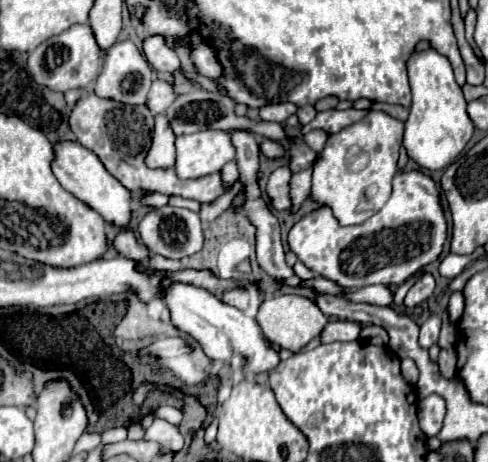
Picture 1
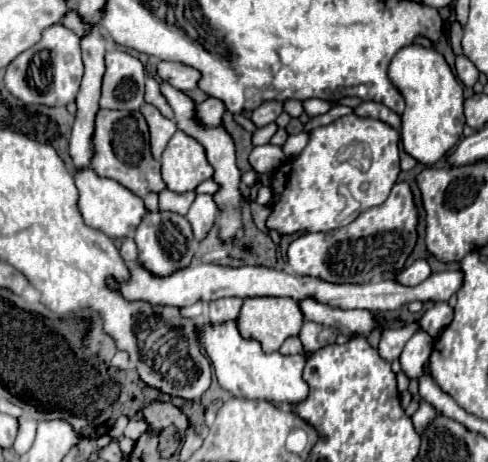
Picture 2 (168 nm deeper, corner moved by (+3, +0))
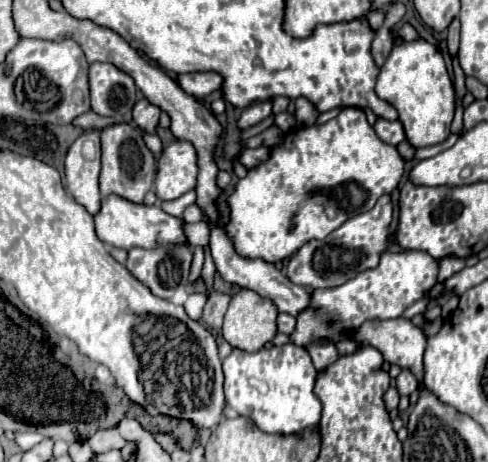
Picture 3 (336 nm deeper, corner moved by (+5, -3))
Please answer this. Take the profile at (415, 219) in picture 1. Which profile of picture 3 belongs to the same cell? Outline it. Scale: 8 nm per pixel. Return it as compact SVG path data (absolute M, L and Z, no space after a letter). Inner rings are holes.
M383 195L371 211L347 219L339 229L321 241L307 241L297 253L291 255L287 265L287 277L295 285L303 285L311 291L339 287L345 281L359 275L359 271L375 269L383 253L389 251L389 225L393 221L393 201L391 195Z

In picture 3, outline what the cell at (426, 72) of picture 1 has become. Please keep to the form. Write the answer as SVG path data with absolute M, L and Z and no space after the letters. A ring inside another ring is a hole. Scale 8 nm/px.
M423 39L411 43L403 41L401 45L395 45L385 65L381 67L375 91L381 99L391 103L399 111L399 121L405 127L405 137L411 147L431 147L443 143L451 135L455 89L447 71L447 63L435 45Z

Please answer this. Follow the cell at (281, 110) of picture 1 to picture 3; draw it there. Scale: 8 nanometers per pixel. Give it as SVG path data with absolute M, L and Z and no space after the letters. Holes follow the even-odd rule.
M271 101L255 103L255 105L251 105L251 107L247 107L247 109L243 111L243 115L241 115L241 119L237 121L237 125L239 125L241 129L247 129L247 127L263 121L263 119L269 117L271 113L273 113L273 111L271 111Z

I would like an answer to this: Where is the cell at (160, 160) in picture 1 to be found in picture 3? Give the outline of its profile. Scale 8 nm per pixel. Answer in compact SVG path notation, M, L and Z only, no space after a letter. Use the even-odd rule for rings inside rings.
M147 99L137 101L133 107L133 121L145 133L155 133L157 125L159 125L159 115L161 115L161 109L151 105Z

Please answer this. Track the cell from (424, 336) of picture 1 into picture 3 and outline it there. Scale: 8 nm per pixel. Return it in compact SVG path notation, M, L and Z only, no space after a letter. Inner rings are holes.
M403 369L397 377L397 389L401 395L411 395L419 385L419 379L417 375L411 371L411 369Z

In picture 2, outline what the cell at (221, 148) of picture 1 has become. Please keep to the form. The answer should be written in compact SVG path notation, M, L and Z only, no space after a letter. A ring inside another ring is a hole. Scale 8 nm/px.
M177 130L163 150L161 174L171 192L183 194L211 178L213 168L207 162L203 146Z

